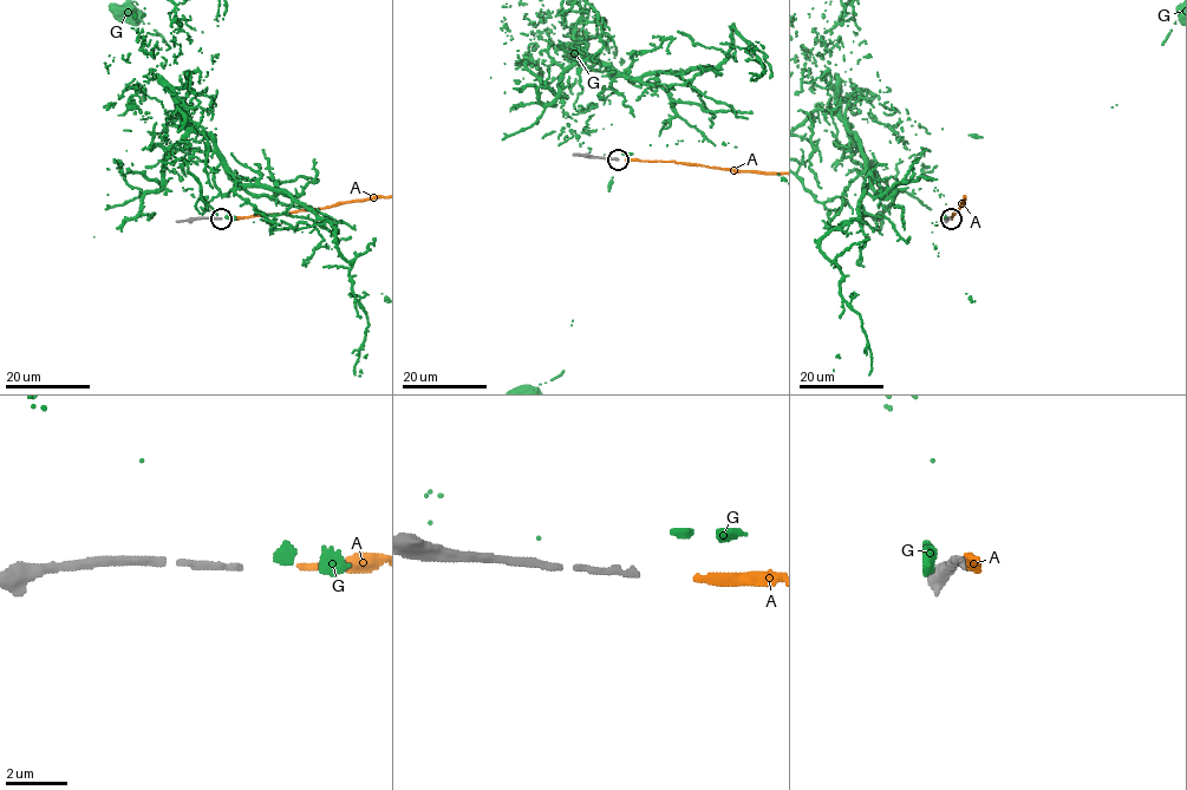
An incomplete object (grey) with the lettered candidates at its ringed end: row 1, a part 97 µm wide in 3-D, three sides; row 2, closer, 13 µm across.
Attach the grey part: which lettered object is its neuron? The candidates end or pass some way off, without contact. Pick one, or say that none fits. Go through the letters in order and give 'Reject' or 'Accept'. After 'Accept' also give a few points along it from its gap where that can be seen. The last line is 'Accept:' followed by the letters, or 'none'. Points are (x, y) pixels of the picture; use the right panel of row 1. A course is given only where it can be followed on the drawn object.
A: Accept
G: Reject
Accept: A

